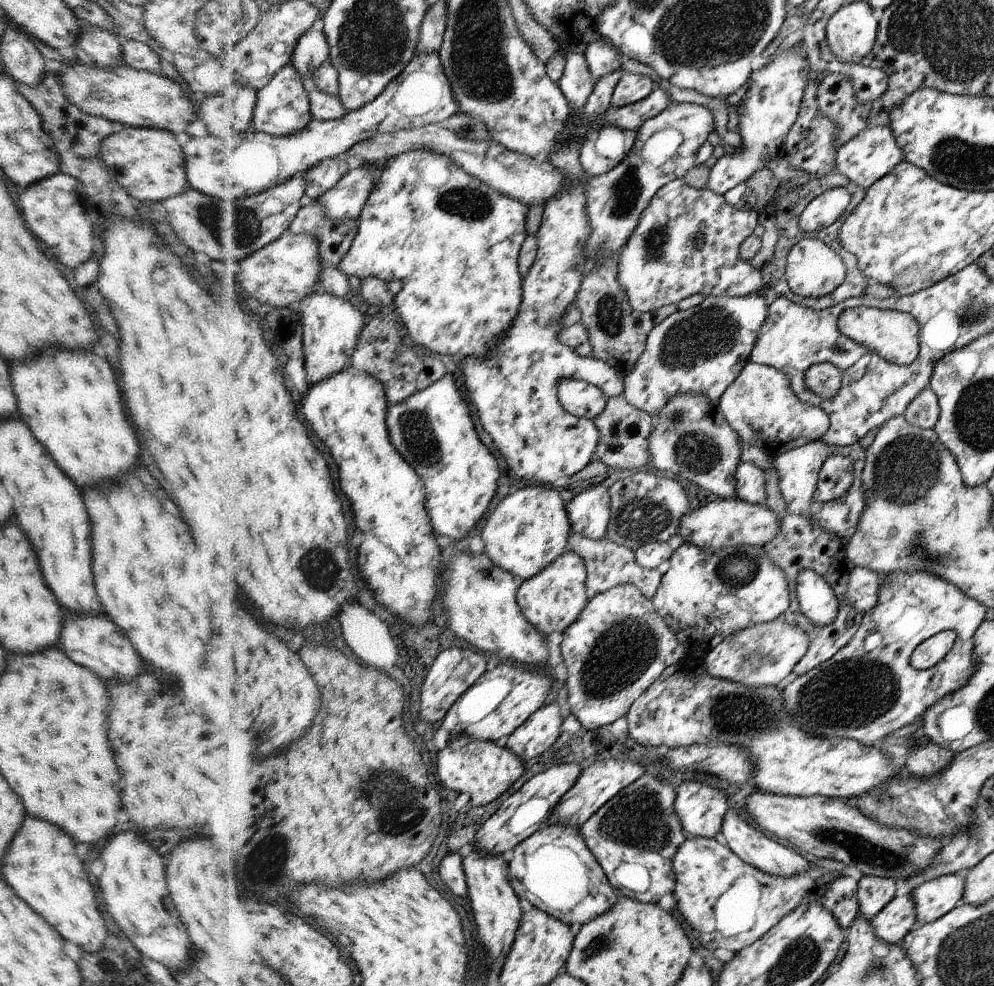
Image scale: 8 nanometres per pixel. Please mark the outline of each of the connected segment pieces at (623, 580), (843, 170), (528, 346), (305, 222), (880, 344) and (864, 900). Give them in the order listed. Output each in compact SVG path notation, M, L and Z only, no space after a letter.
M572 533L572 538L568 538L568 544L572 545L572 552L584 558L586 570L588 570L588 594L592 597L603 593L615 586L634 585L638 587L644 596L651 599L655 596L663 574L669 567L664 562L655 569L645 569L635 561L635 552L628 547L616 544L610 539L586 538L583 534Z
M868 127L840 146L837 150L834 172L844 174L857 187L868 189L880 178L892 172L899 162L905 160L905 157L890 127Z
M574 137L571 142L561 142L561 149L552 151L547 157L553 167L567 175L567 187L544 205L541 224L536 233L538 252L528 274L523 277L523 300L514 325L507 330L507 336L495 346L491 355L486 358L466 357L456 371L468 398L476 405L484 430L490 434L498 452L504 456L510 472L530 483L552 484L558 478L572 476L591 462L590 456L599 444L598 426L592 418L577 417L564 410L558 397L560 384L568 379L581 380L600 387L608 397L618 396L624 389L623 377L618 369L603 359L582 357L575 349L559 341L559 332L565 327L563 316L568 306L575 302L583 282L588 262L587 242L593 229L588 220L584 188L589 175L583 169L579 155L579 140Z
M312 201L299 212L291 230L296 234L311 234L321 240L321 258L326 264L339 266L355 244L360 219L335 222L328 216L326 205Z
M854 307L838 318L838 327L843 335L875 352L881 359L897 365L911 364L921 350L920 327L912 314L876 307Z
M864 874L858 883L859 912L867 919L877 915L895 896L896 880Z

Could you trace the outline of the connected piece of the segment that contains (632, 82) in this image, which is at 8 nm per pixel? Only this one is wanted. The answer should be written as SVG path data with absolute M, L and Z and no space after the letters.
M623 73L623 76L611 99L611 106L618 107L631 105L642 101L650 93L654 92L655 82L649 75Z

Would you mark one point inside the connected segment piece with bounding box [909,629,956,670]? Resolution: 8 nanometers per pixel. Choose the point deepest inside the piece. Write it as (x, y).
(932, 650)

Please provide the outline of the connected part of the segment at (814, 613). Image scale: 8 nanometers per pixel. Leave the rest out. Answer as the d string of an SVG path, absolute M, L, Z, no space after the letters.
M804 569L796 577L796 594L800 610L816 626L828 626L836 620L839 613L839 605L834 602L832 588L823 584L823 578L812 569Z

